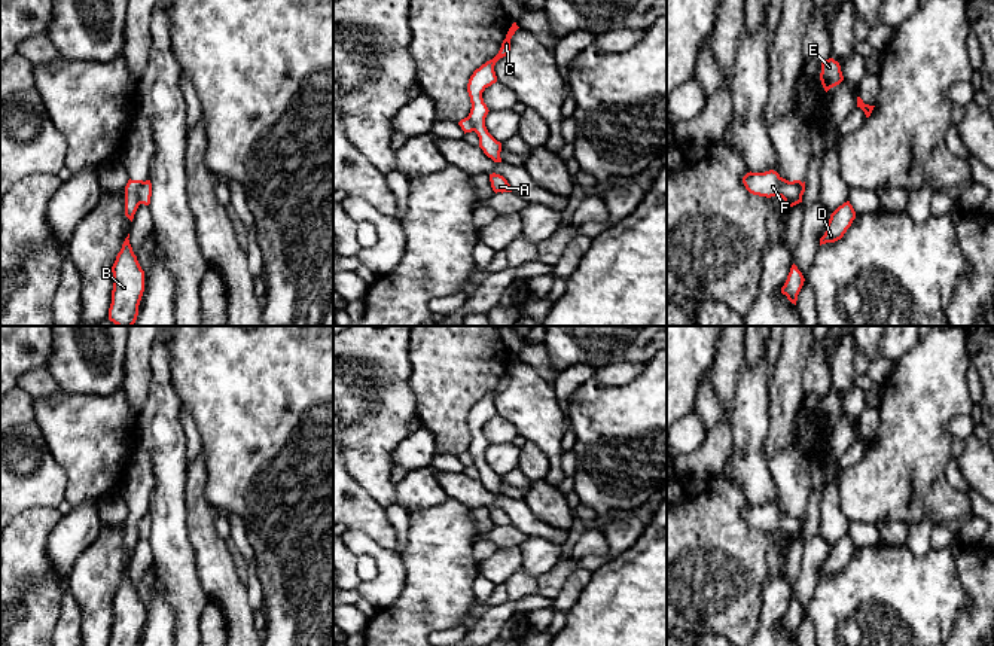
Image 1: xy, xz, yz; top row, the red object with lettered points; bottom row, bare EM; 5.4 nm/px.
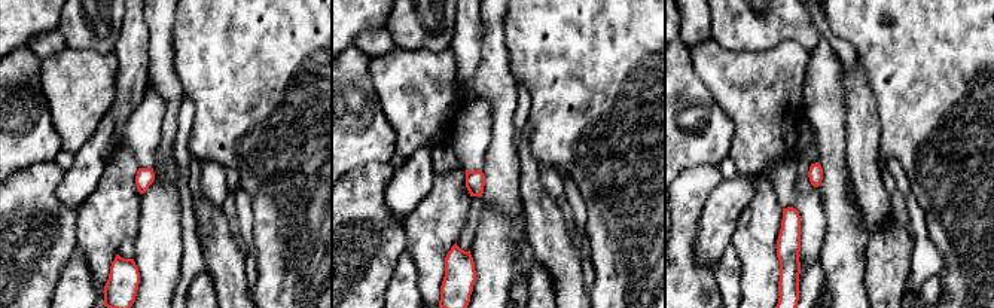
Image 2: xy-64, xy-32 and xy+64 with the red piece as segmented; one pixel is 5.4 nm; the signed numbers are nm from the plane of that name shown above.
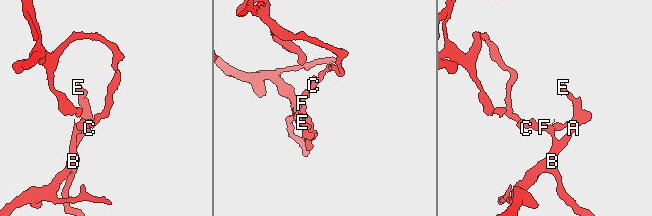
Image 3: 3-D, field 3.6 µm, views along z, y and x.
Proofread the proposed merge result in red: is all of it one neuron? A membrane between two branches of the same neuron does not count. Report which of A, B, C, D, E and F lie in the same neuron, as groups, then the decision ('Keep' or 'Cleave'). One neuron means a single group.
Groups: A B D E / C F. Cleave

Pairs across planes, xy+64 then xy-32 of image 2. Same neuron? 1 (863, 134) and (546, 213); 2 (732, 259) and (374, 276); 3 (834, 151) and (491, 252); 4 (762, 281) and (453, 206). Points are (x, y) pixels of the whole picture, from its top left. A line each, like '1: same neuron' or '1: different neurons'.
1: same neuron
2: different neurons
3: different neurons
4: same neuron

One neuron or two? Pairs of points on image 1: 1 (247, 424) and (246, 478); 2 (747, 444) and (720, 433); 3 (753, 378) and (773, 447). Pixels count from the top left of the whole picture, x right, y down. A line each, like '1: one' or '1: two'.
1: one
2: two
3: two

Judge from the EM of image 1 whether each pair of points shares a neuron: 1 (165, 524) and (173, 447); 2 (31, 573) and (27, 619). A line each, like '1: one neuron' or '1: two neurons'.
1: one neuron
2: one neuron

